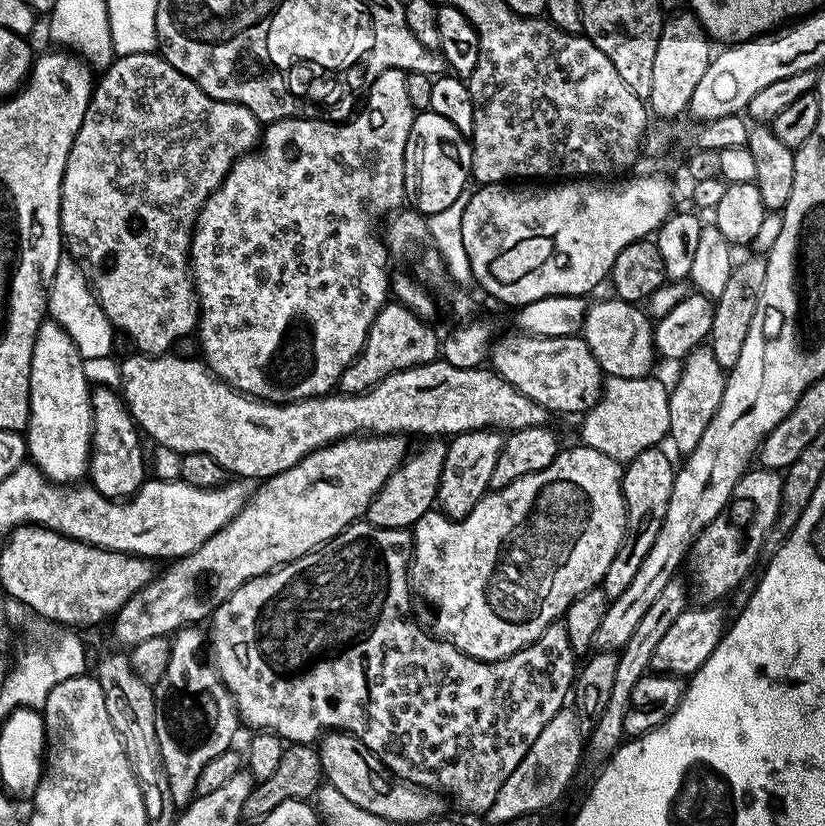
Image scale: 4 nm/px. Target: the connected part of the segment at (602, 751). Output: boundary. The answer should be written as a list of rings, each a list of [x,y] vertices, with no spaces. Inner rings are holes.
[[[677,578],[666,582],[666,587],[658,593],[658,598],[654,598],[654,603],[646,609],[646,615],[638,622],[634,634],[630,634],[630,642],[626,642],[626,646],[619,649],[618,671],[612,693],[610,693],[610,702],[606,702],[606,710],[602,710],[598,722],[586,736],[586,756],[587,759],[589,756],[596,766],[603,765],[609,756],[614,755],[625,739],[626,706],[630,703],[630,693],[634,691],[634,682],[638,682],[638,678],[642,678],[651,669],[652,655],[658,642],[662,642],[670,626],[674,626],[678,614],[685,612],[689,604],[688,586],[683,579]]]

